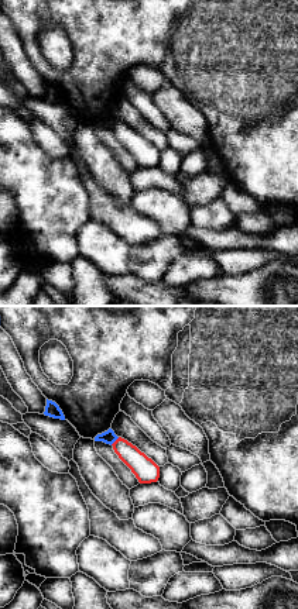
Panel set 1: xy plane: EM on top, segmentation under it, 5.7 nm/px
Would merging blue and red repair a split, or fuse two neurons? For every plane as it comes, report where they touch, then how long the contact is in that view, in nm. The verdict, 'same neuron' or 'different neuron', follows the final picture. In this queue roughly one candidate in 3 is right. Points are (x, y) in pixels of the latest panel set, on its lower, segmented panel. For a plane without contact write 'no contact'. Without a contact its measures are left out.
meets blue at (115, 440); contact 70 nm long

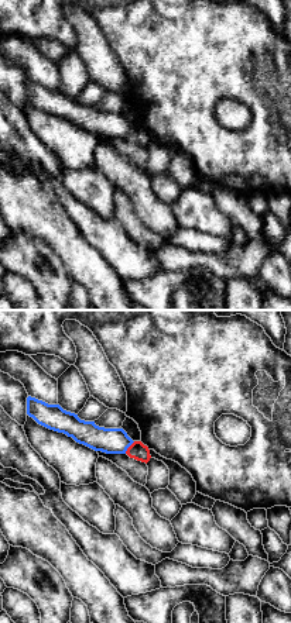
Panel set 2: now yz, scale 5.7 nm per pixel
meets blue at (129, 446); contact 90 nm long

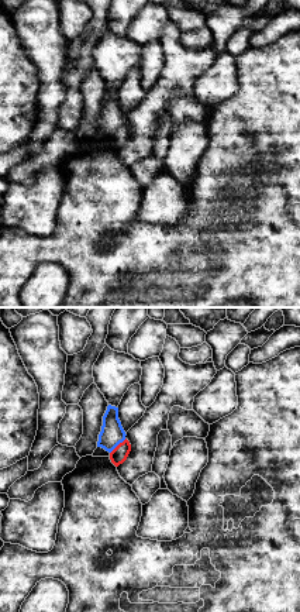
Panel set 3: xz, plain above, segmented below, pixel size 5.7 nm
meets blue at (117, 444); contact 130 nm long

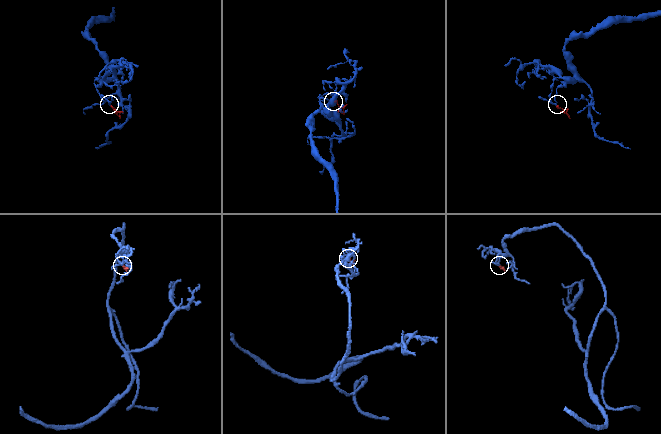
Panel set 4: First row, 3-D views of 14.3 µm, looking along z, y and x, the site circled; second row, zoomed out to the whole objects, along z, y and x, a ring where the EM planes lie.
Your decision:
different neuron

